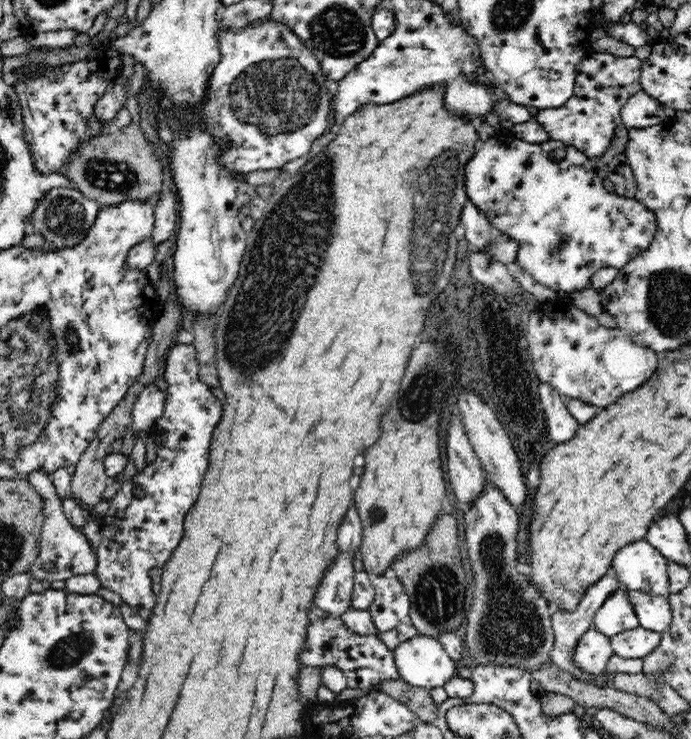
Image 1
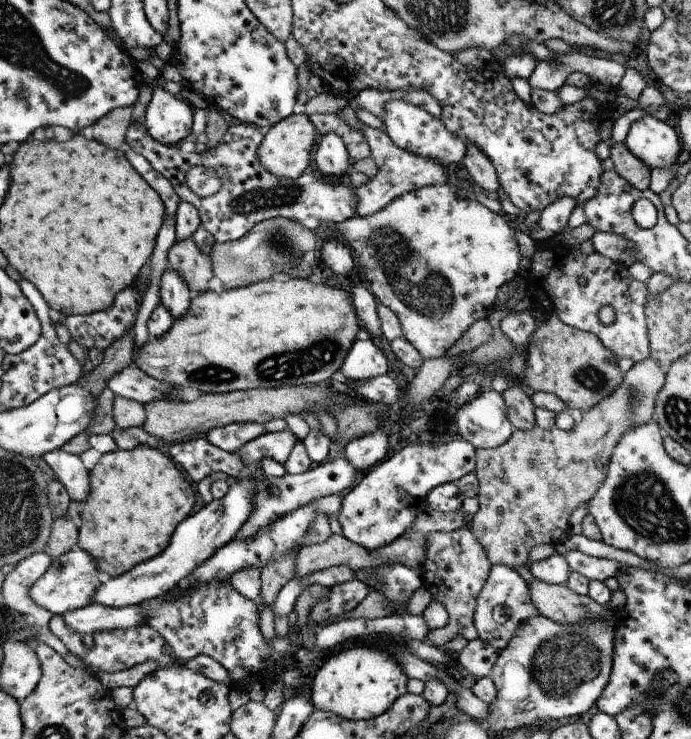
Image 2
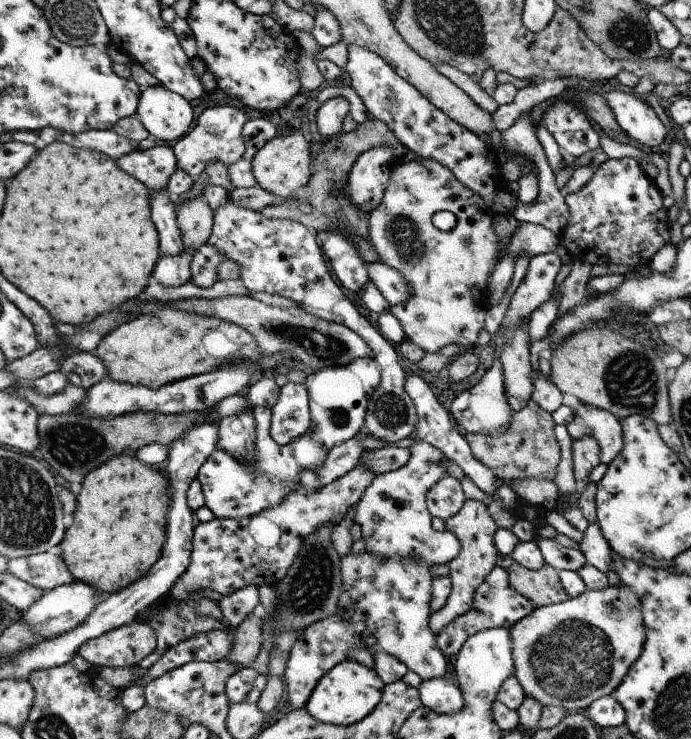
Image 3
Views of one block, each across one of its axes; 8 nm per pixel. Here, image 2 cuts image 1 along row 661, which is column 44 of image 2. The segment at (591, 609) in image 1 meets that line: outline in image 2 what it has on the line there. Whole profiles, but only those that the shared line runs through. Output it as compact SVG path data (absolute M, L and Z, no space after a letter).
M46 552L36 553L23 559L22 563L18 563L14 570L6 575L1 593L6 606L11 609L17 608L30 619L31 625L36 630L35 638L50 645L64 657L70 653L69 650L55 634L52 634L49 628L53 614L45 612L27 601L30 599L31 588L34 586L35 580L46 574L52 562L52 557L48 556Z

